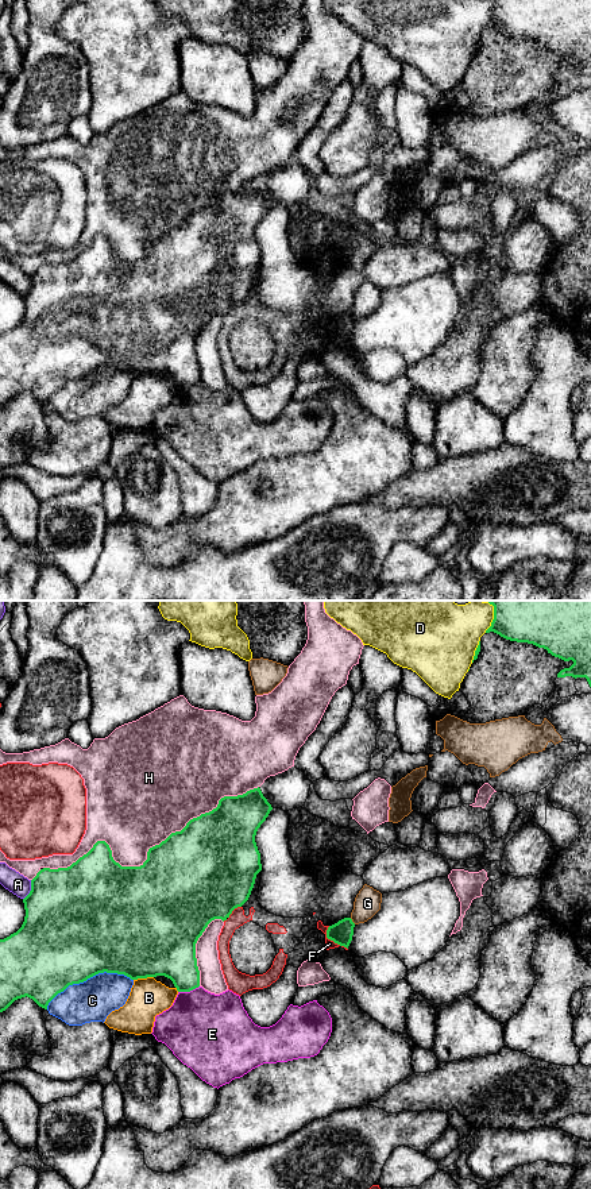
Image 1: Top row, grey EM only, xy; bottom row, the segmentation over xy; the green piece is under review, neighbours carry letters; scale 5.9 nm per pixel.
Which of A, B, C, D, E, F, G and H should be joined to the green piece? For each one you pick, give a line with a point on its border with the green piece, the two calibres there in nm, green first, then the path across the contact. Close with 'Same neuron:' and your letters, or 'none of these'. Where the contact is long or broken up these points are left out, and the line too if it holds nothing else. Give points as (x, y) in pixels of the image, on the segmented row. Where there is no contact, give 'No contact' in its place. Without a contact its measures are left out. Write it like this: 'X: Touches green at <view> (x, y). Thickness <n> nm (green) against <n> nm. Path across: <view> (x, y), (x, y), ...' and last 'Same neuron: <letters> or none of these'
Same neuron: none of these

